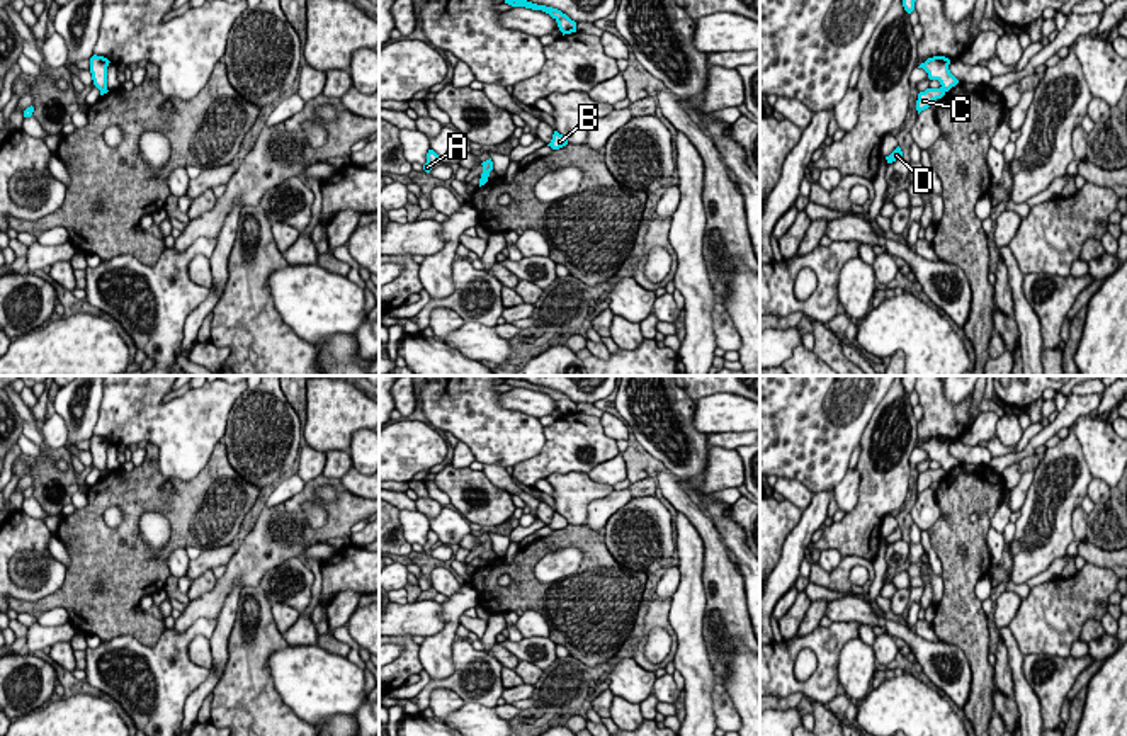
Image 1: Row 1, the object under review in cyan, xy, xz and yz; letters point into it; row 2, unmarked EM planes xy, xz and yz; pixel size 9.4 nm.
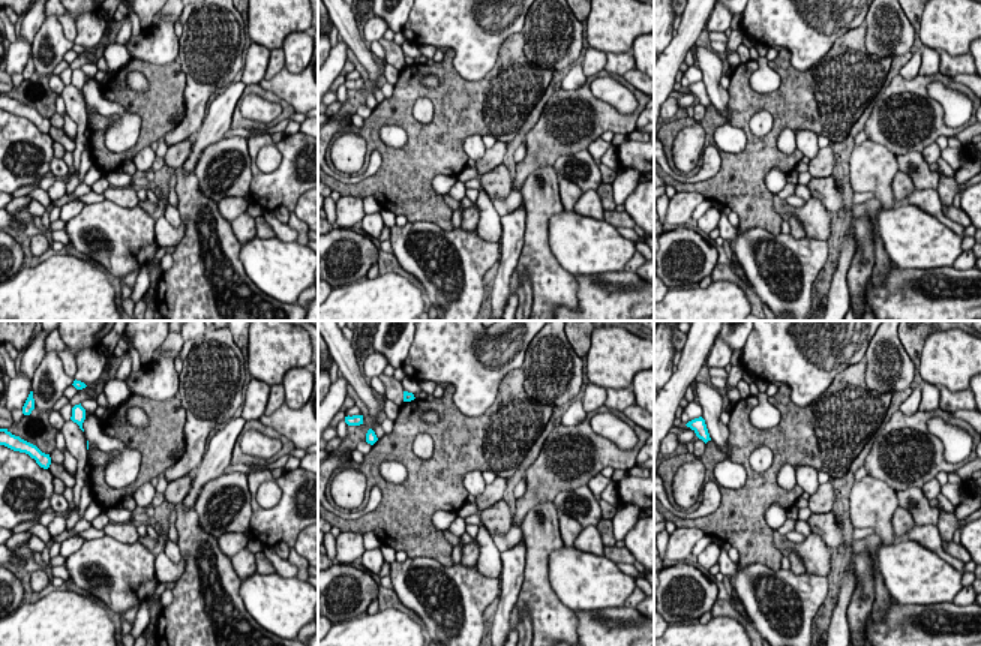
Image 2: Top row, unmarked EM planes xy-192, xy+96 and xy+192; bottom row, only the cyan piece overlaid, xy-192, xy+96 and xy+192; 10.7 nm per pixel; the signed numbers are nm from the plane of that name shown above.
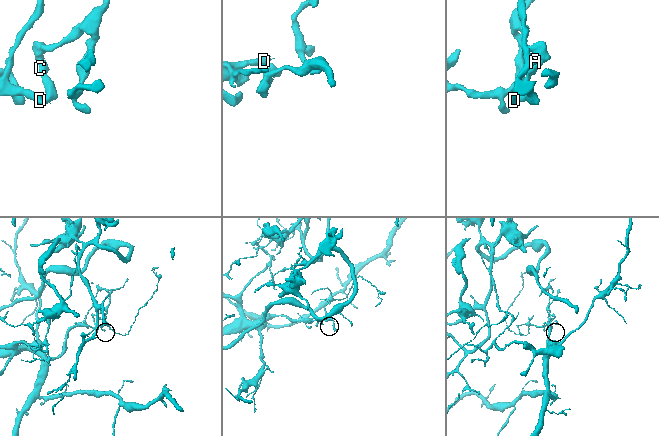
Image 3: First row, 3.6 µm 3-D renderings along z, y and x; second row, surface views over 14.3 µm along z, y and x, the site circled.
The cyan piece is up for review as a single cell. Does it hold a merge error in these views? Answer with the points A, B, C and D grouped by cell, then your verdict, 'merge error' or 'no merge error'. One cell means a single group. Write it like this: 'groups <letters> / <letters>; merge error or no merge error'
groups A C D / B; merge error

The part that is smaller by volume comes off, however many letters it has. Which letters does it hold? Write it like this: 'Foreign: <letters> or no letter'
Foreign: B

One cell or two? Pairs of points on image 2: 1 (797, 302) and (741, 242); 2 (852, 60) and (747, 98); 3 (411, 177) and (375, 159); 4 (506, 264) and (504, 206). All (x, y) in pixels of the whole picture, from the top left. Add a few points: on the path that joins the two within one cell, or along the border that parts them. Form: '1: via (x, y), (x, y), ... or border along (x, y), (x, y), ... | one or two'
1: via (777, 297), (759, 276), (755, 261) | one
2: via (827, 86), (813, 99), (773, 101) | one
3: border along (378, 150), (380, 168), (359, 182), (351, 182) | two
4: border along (522, 201), (501, 216) | two

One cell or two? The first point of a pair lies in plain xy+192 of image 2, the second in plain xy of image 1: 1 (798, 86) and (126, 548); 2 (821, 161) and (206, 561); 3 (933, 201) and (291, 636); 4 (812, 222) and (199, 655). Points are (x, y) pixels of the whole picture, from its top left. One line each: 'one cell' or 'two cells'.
1: one cell
2: one cell
3: one cell
4: one cell

